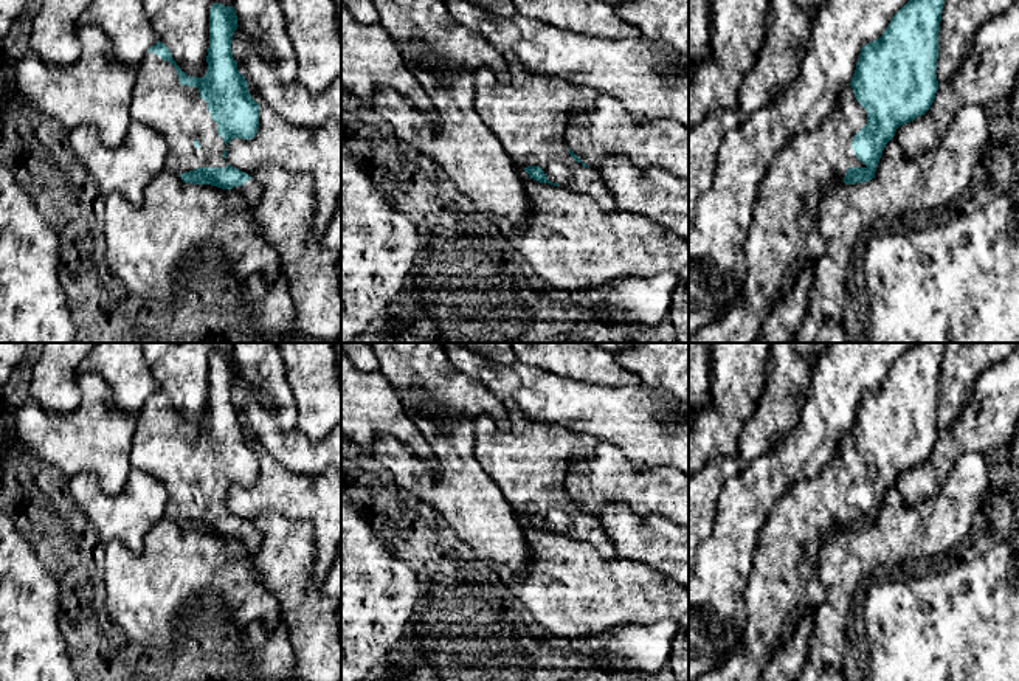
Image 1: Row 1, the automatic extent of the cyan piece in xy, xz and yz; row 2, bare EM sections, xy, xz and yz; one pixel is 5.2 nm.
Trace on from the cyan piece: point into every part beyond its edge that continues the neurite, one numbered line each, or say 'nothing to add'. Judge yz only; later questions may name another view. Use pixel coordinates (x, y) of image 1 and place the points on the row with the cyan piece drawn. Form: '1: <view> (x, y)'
1: yz (784, 236)

